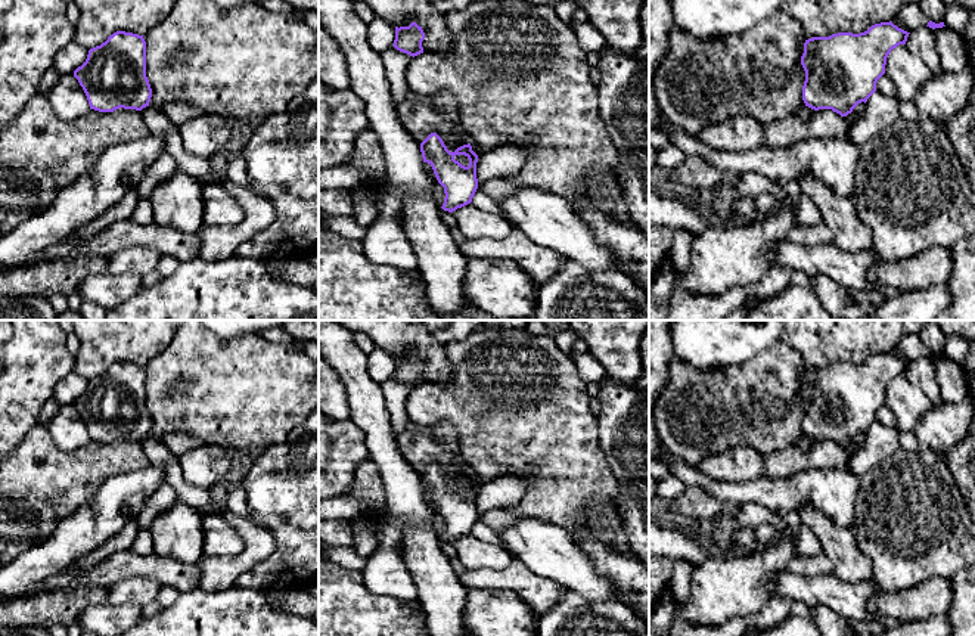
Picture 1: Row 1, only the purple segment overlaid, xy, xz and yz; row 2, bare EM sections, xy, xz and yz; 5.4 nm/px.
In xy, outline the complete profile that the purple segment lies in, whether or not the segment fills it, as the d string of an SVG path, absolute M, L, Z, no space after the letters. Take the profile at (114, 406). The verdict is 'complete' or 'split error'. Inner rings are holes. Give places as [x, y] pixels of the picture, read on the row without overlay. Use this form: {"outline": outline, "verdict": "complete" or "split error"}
{"outline": "M117 362L105 373L89 381L86 393L74 401L90 440L142 441L149 437L152 419L146 407L146 372L143 366Z", "verdict": "complete"}

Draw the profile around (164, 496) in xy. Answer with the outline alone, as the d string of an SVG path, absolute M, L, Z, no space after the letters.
M168 483L159 485L136 518L139 531L149 530L155 518L168 511L177 500L177 493Z

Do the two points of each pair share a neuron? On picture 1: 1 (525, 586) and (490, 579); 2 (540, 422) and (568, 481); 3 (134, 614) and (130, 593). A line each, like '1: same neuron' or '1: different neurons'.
1: same neuron
2: same neuron
3: different neurons

